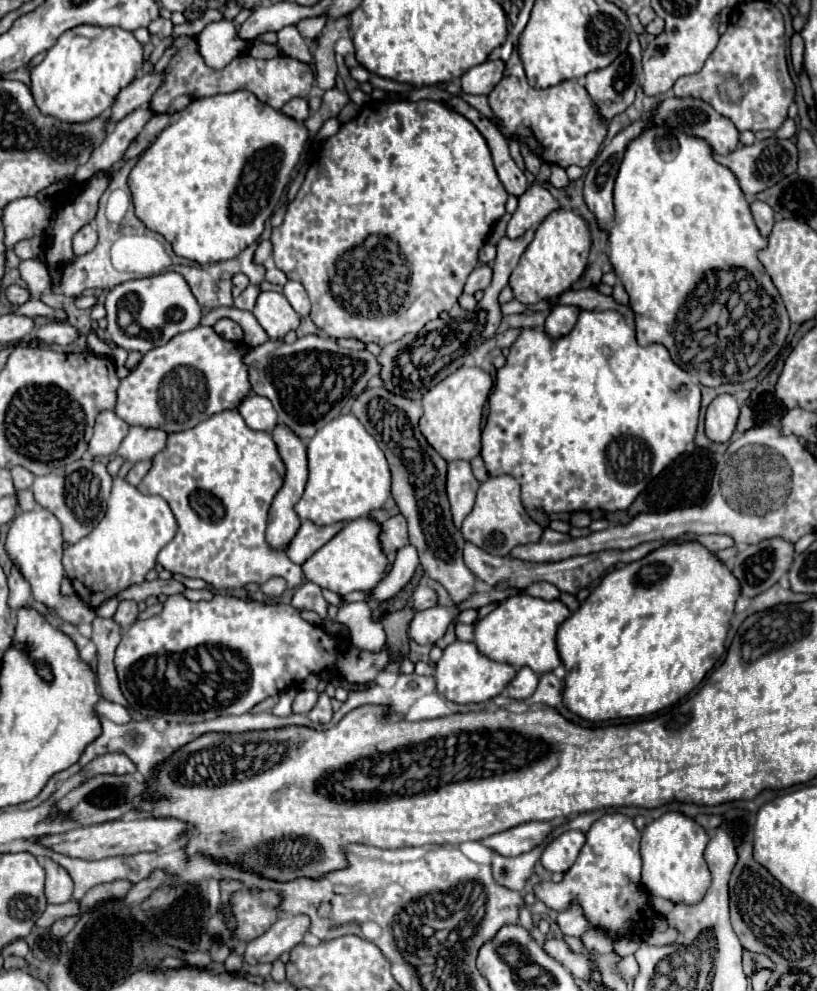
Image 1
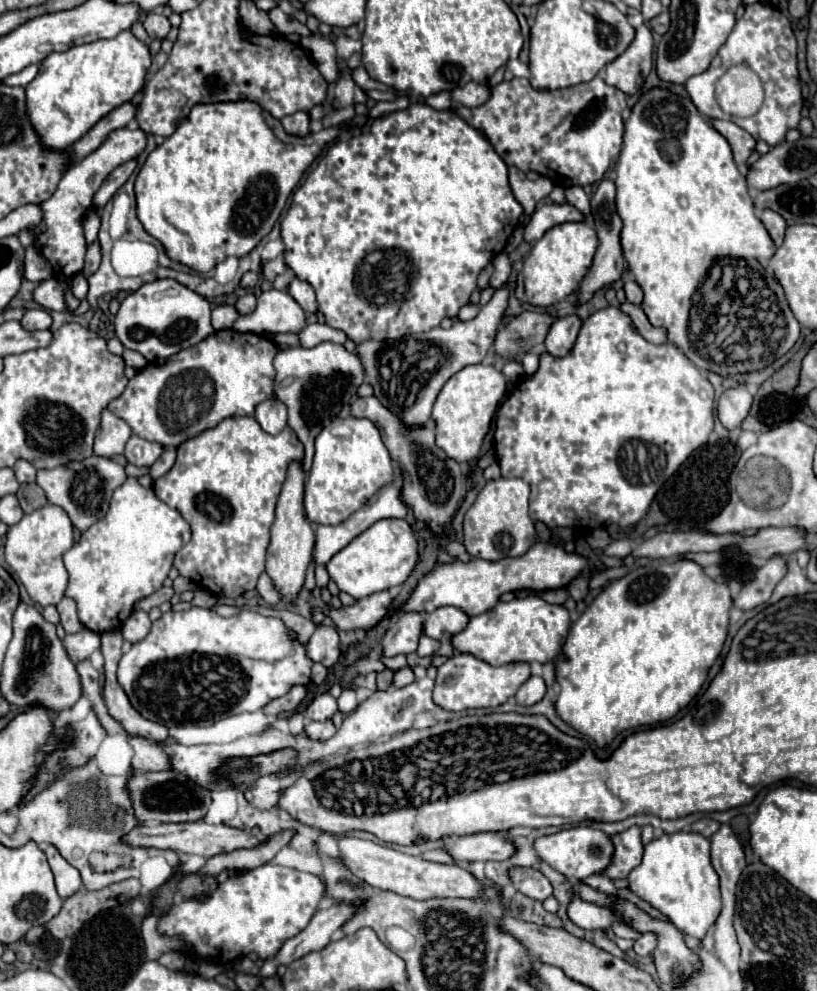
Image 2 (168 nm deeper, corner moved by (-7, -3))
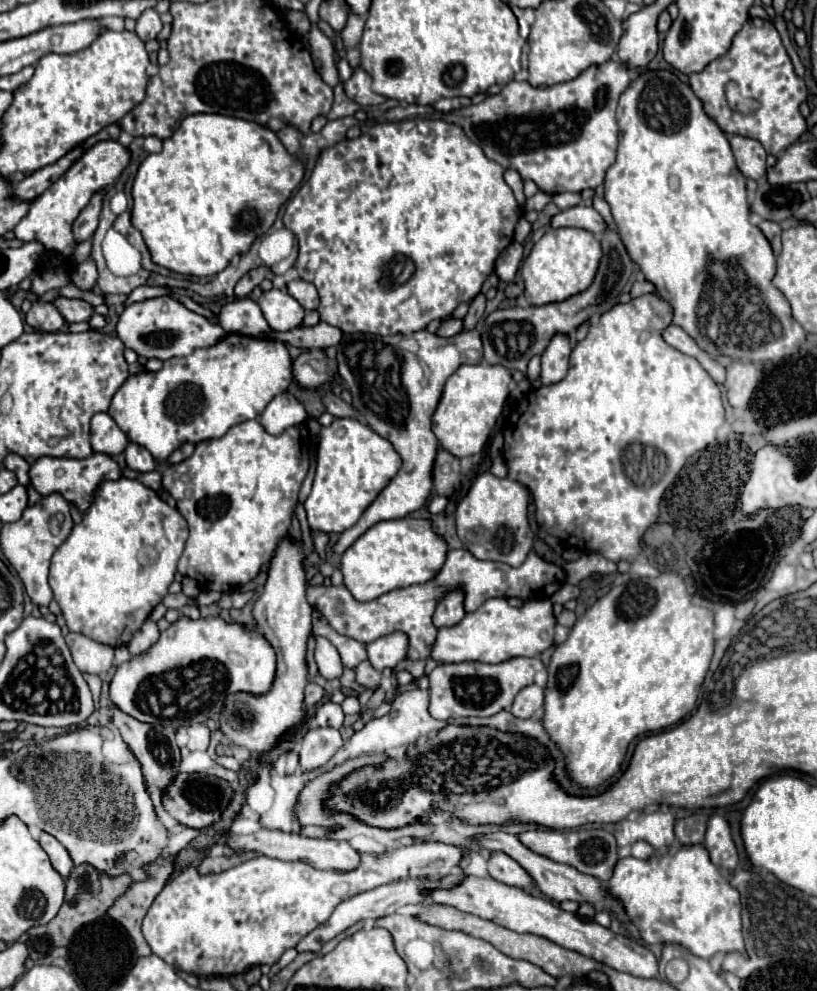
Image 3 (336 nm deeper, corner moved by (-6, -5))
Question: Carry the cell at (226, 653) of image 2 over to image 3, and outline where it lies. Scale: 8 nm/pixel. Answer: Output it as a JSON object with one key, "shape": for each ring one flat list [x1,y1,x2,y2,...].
{"shape":[[180,617,176,623,170,623,166,631,160,633,160,639,154,643,154,647,150,647,150,651,134,655,130,661,118,665,112,679,110,701,138,721,162,725,166,729,178,729,182,725,196,725,206,723,208,719,216,719,222,711,226,695,230,693,242,691,250,695,266,695,266,691,270,691,274,683,274,671,274,647,266,643,266,637,262,633,248,631,242,623,228,623,220,617]]}

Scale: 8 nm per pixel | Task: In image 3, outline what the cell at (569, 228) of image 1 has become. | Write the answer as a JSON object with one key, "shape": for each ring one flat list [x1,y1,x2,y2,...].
{"shape":[[576,227,548,229,538,243,534,243,530,255,522,263,522,279,524,279,524,297,528,305,546,305,554,301,564,301,592,283,598,261,602,257,600,241,594,233]]}

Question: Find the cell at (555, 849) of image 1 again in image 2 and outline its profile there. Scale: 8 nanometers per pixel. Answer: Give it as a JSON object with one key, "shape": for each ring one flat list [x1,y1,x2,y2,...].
{"shape":[[571,827,553,835,537,837,533,841,533,847,545,863,549,863,555,871,563,873,567,879,585,879,591,875,603,875,605,869,611,865,615,853,611,837,593,827]]}

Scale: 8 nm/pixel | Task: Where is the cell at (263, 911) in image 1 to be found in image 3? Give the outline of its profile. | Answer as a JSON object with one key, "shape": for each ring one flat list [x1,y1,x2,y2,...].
{"shape":[[428,841,412,847,400,847,398,851,362,853,360,867,346,873,320,871,310,867,308,863,290,863,290,861,280,861,264,855,248,859,218,875,198,875,196,865,192,865,186,871,182,871,178,877,174,877,154,899,144,919,142,933,148,945,152,947,154,955,188,973,194,973,194,975,244,973,252,965,276,963,286,949,296,947,304,935,308,935,312,929,316,929,320,923,324,923,332,915,338,903,350,899,352,895,374,889,378,885,396,881,396,879,418,877,418,875,432,875,432,877,450,875,450,871,456,871,460,867,460,859,466,853,468,849,460,845]]}

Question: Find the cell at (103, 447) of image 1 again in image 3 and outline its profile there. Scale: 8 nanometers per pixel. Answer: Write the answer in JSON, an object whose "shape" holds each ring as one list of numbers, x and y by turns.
{"shape":[[96,413,92,417,90,431,92,431,90,443,96,453,114,457,122,453,128,445,128,437,120,431,120,427,114,423,114,419,108,413]]}

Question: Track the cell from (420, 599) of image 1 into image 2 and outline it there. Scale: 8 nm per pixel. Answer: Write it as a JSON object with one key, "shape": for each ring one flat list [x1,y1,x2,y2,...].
{"shape":[[405,613,389,621,389,629,381,641,383,657,409,655,417,649,419,633,423,633,423,613]]}

